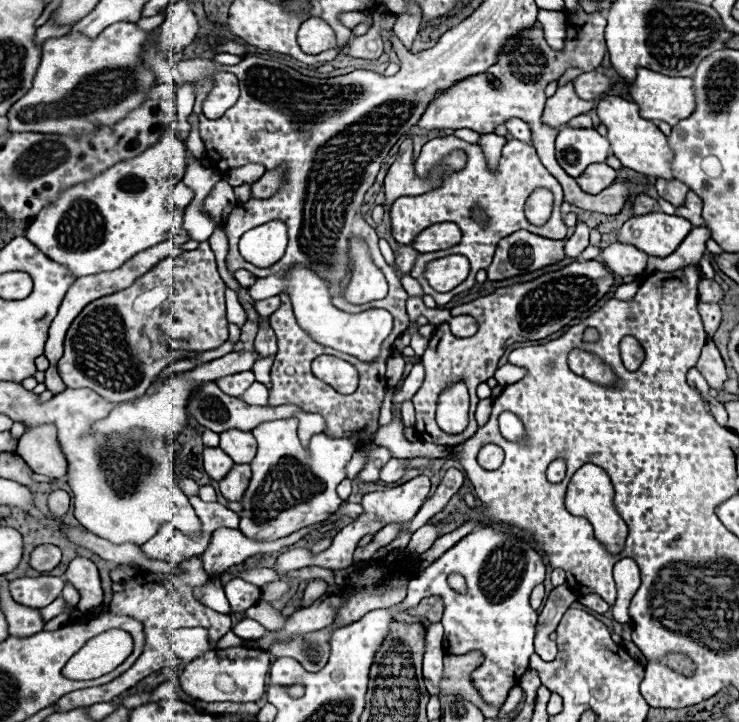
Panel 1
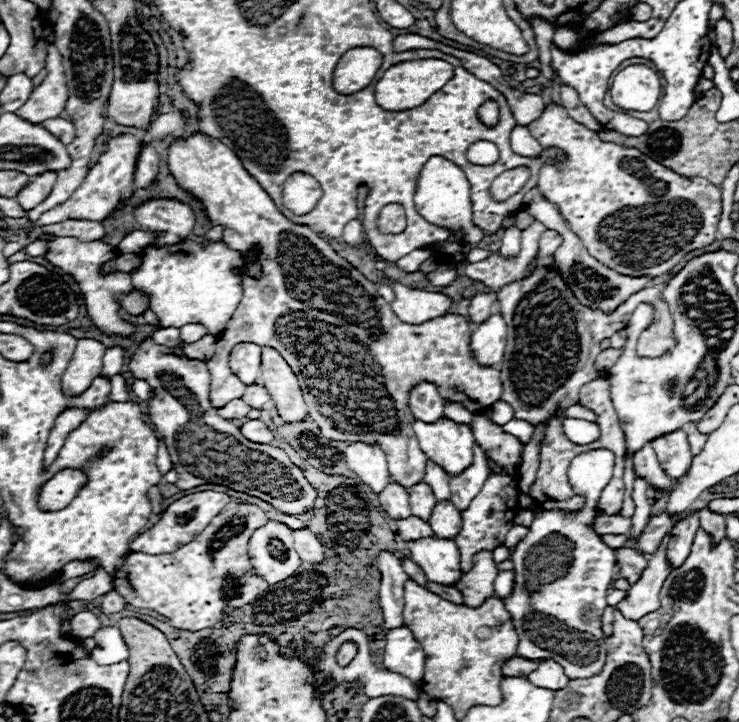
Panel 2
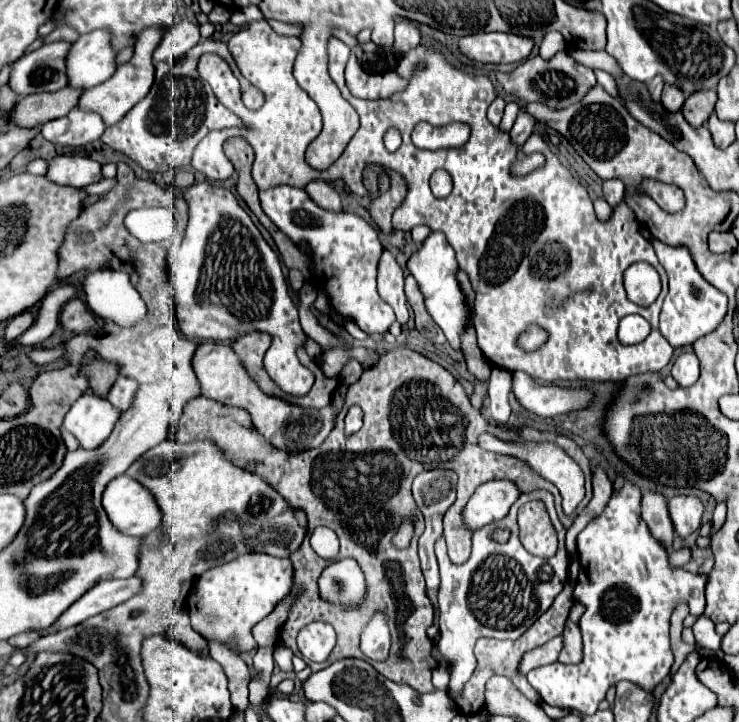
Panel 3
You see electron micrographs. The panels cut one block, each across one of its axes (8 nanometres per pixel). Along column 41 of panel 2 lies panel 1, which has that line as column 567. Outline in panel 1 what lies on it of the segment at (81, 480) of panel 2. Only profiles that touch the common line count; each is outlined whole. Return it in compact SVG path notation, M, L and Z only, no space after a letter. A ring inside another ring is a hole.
M584 464L582 468L576 470L576 474L572 476L568 490L566 490L566 508L574 514L574 516L582 516L586 518L592 526L594 526L594 534L596 538L610 550L610 552L620 552L626 536L628 536L628 526L626 522L620 518L616 506L614 506L614 488L612 482L608 478L608 474L594 464Z

